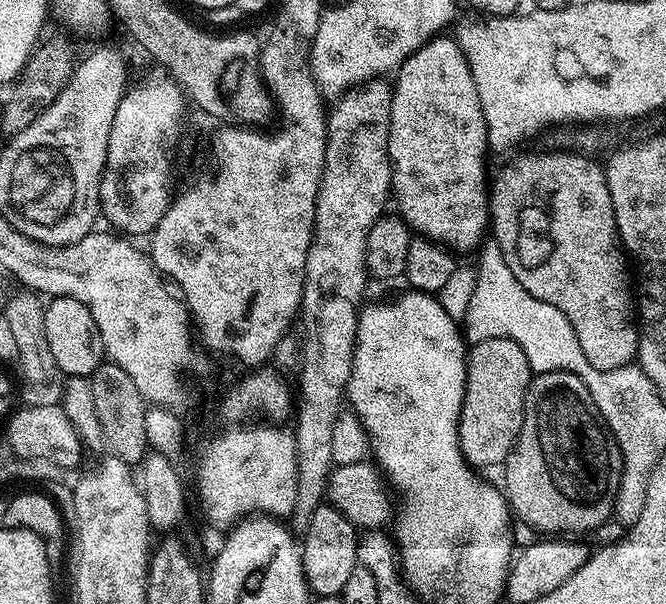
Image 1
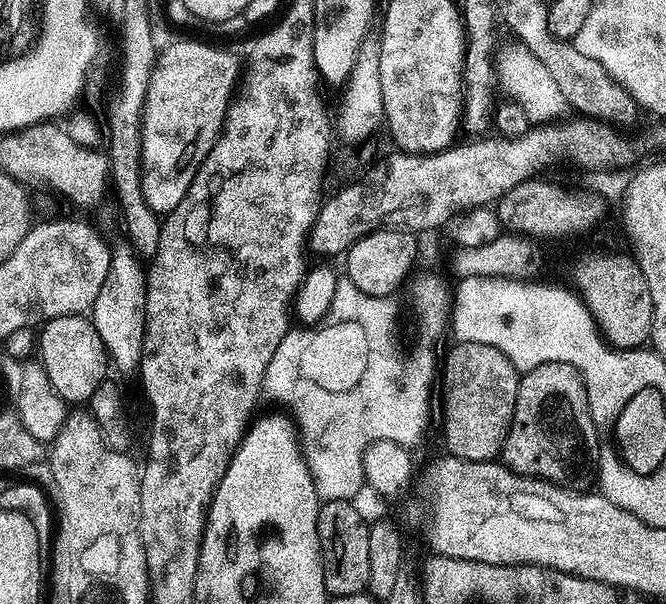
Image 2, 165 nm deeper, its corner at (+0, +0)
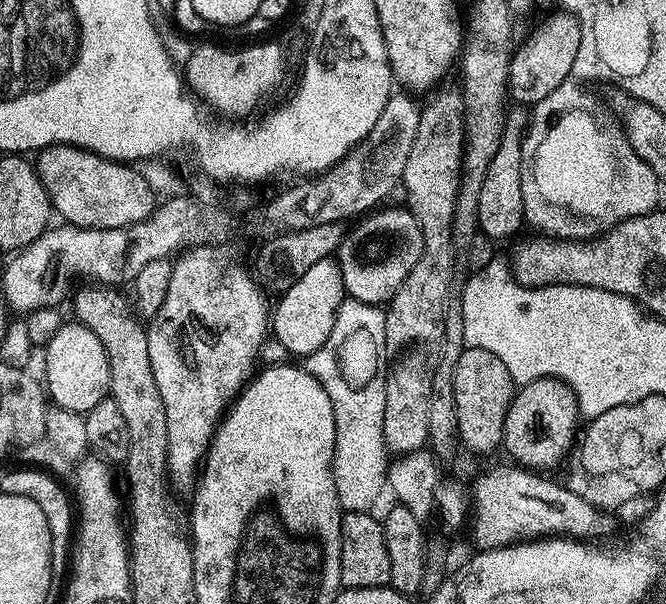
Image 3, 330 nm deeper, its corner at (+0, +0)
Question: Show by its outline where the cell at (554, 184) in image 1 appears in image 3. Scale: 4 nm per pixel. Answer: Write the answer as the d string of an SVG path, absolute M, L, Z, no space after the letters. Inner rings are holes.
M516 110L520 112L509 111L504 122L504 133L498 142L498 150L494 154L494 158L490 158L490 166L482 169L484 181L480 184L480 193L476 196L476 220L480 223L479 231L485 236L491 237L493 241L499 242L503 236L512 236L519 230L520 224L522 228L522 209L524 207L524 195L522 194L522 186L519 182L520 170L518 167L518 138L525 135L525 131L529 125L529 113L524 110Z

